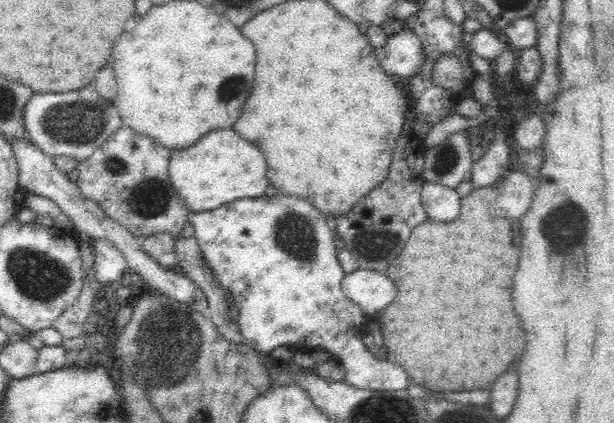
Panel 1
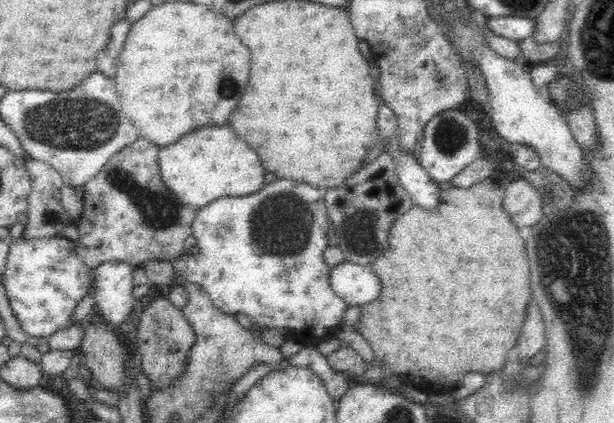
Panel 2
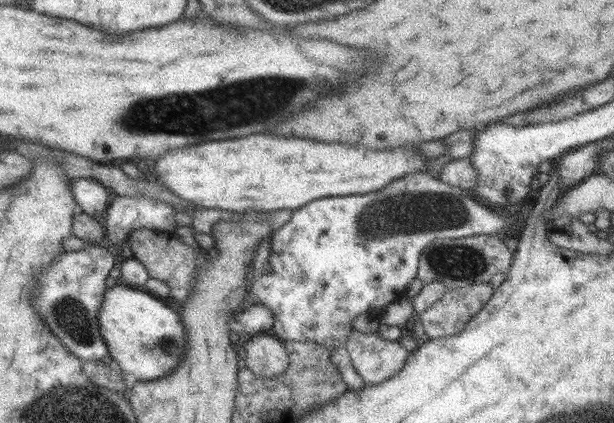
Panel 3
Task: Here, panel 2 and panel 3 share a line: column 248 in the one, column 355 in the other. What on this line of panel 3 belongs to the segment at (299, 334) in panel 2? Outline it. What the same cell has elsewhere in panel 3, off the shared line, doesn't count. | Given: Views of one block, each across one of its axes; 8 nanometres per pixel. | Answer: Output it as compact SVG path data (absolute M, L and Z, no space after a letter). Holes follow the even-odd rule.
M413 172L407 176L401 176L389 184L385 184L381 190L367 193L355 193L347 196L332 196L310 200L308 204L297 208L293 211L290 220L283 226L274 230L269 234L270 246L267 262L271 267L271 271L264 273L261 278L249 279L249 292L259 300L259 302L268 308L271 312L272 323L270 332L280 341L295 340L297 342L314 342L319 346L324 346L327 350L331 350L340 344L345 344L348 339L348 332L353 330L351 324L355 316L371 316L371 318L379 318L381 310L391 302L395 302L403 297L405 288L416 278L416 270L418 256L421 249L427 246L428 242L436 238L461 238L462 236L484 236L494 235L499 230L503 230L509 224L507 218L507 210L505 207L499 207L499 210L491 210L487 206L479 205L474 201L470 194L471 190L463 190L457 187L449 186L439 180L435 180L428 172Z

